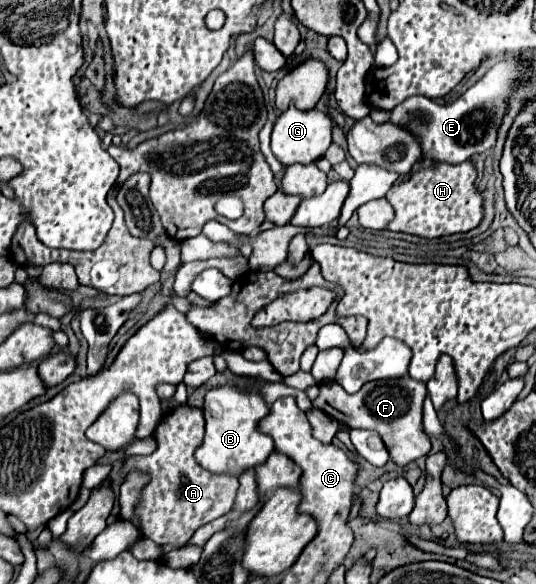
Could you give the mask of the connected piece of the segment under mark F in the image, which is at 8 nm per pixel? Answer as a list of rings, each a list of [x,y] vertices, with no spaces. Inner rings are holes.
[[[330,347],[318,353],[312,367],[312,377],[316,379],[316,383],[322,385],[320,385],[320,395],[312,401],[314,407],[320,407],[332,417],[346,421],[348,427],[378,431],[396,465],[408,465],[410,461],[428,455],[430,437],[422,431],[422,401],[426,397],[426,385],[420,381],[412,381],[410,377],[382,379],[382,381],[370,381],[358,393],[350,395],[334,381],[342,357],[344,357],[344,349],[340,347]]]

